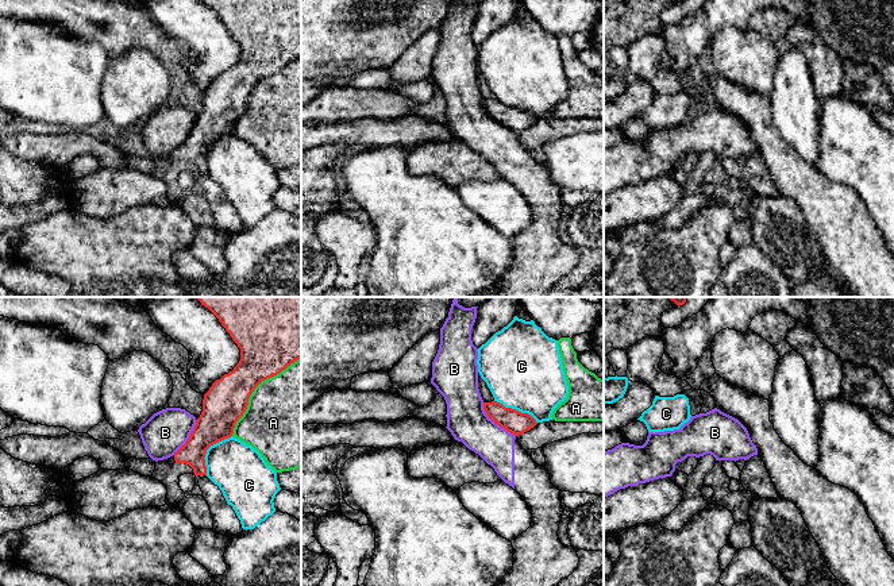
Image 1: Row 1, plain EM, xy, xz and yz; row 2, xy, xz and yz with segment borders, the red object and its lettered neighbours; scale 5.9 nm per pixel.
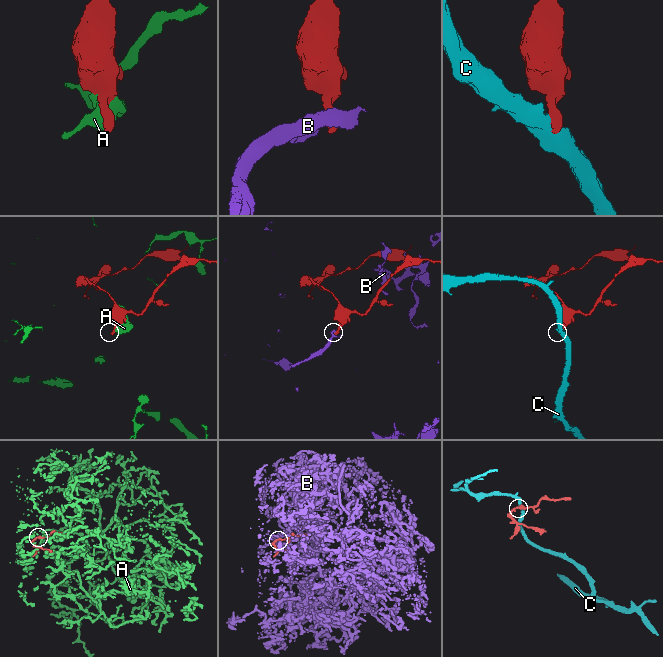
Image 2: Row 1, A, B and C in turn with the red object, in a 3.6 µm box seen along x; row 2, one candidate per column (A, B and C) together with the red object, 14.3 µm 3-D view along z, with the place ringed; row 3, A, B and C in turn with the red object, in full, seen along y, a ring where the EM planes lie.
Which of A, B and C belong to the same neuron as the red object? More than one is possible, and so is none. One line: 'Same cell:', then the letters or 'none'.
Same cell: none

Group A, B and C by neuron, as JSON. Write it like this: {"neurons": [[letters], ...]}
{"neurons": [["A"], ["B"], ["C"]]}

